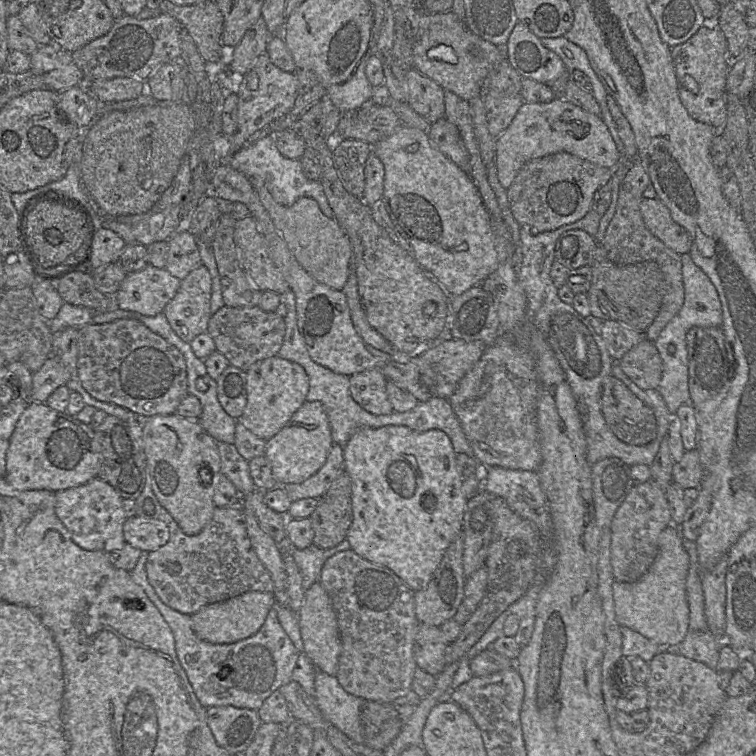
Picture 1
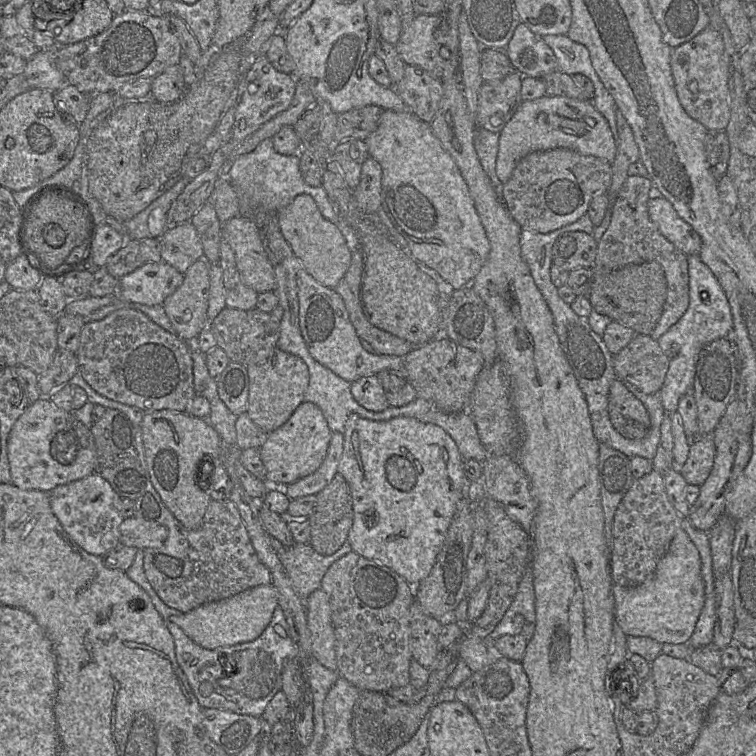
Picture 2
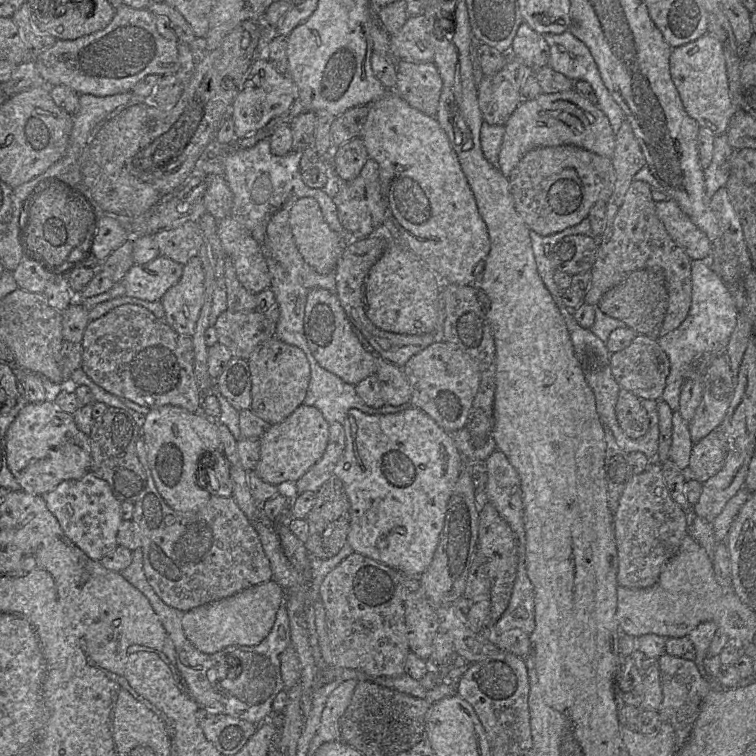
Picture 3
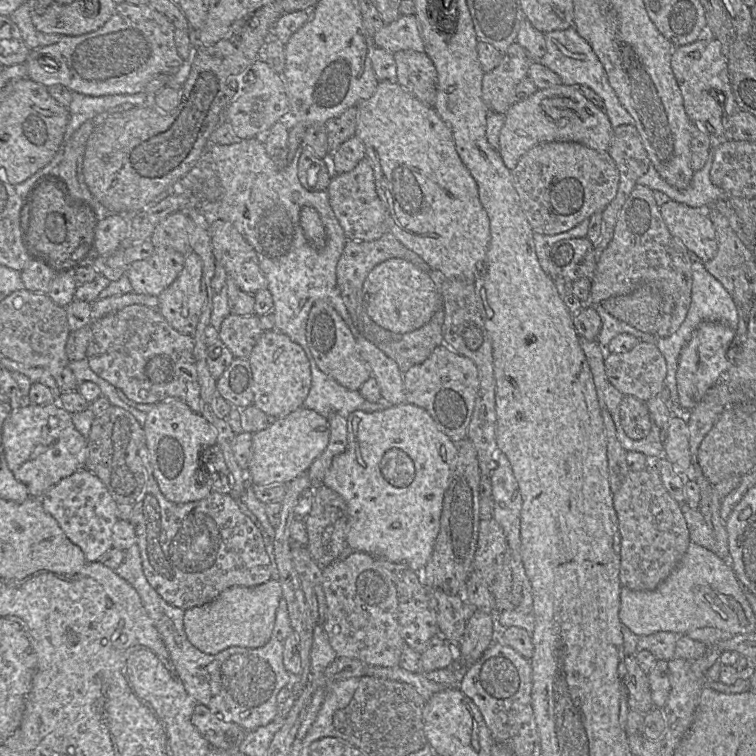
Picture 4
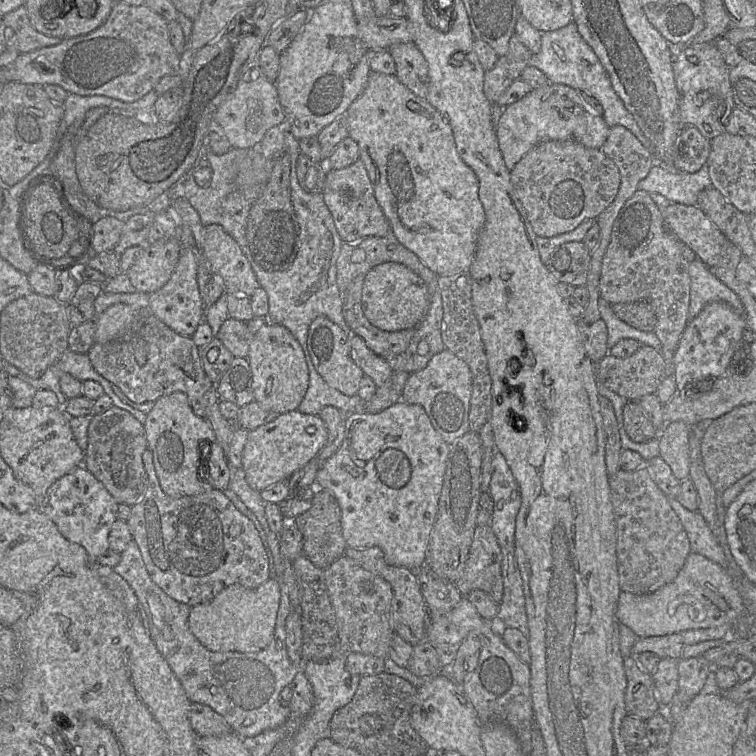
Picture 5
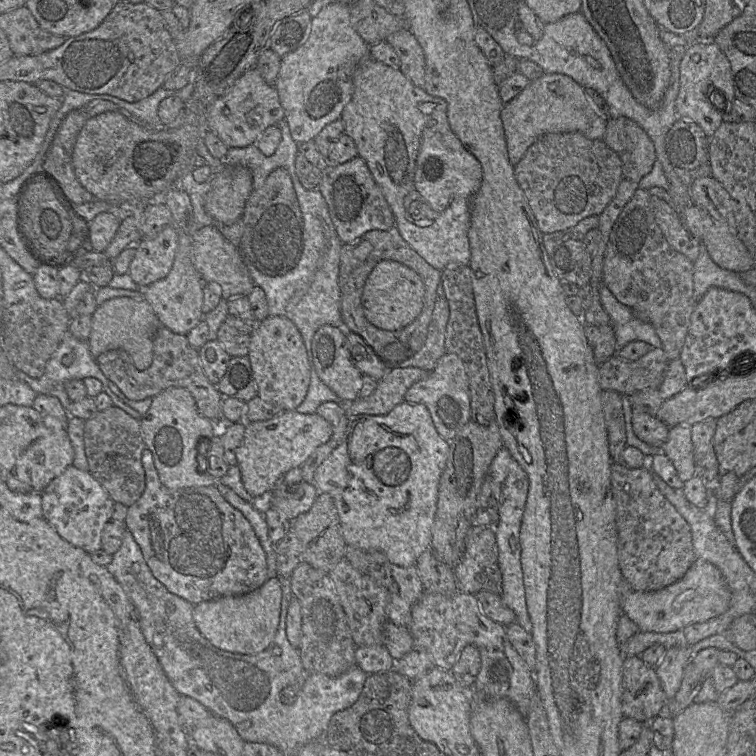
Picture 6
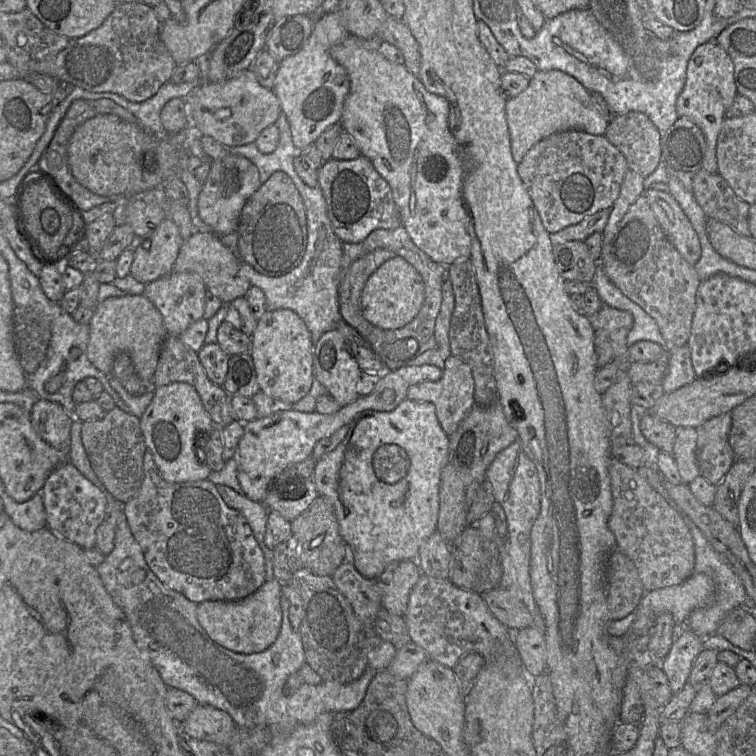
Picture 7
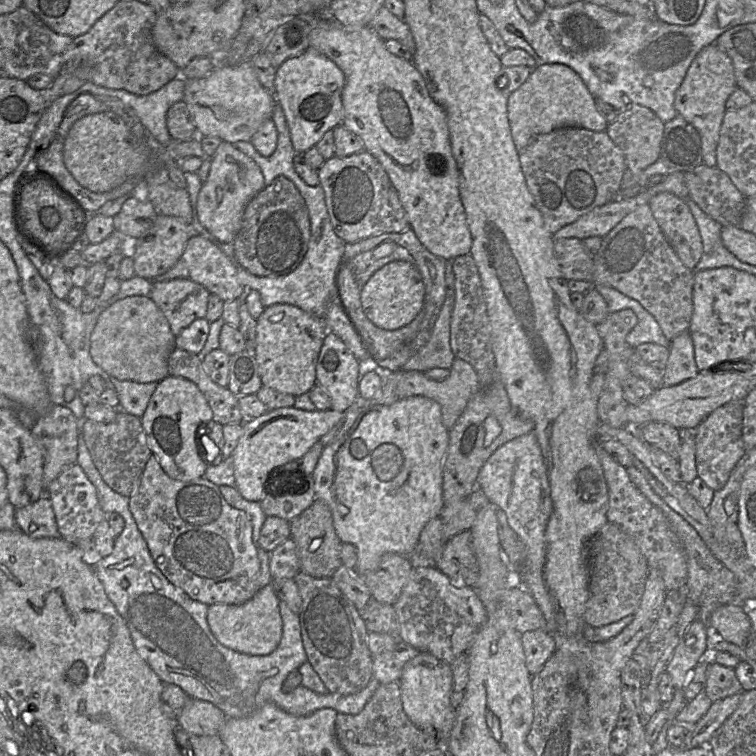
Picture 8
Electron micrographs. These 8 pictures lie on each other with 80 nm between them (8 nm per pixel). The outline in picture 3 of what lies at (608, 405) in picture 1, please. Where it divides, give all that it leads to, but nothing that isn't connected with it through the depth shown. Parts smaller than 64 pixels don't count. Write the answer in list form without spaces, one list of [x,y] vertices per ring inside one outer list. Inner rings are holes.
[[[621,389],[615,406],[616,417],[621,429],[631,439],[643,437],[650,424],[649,415],[639,398]]]

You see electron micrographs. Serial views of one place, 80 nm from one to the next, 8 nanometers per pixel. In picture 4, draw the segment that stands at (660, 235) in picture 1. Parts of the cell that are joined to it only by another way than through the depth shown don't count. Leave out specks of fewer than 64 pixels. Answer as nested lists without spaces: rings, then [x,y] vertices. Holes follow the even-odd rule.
[[[670,199],[659,210],[671,235],[689,252],[702,262],[715,257],[718,250],[717,235],[705,208],[693,208]]]

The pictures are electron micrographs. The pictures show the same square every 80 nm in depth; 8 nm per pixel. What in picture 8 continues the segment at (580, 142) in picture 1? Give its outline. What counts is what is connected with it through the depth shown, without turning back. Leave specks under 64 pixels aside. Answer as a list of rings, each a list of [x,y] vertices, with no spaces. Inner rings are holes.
[[[560,63],[536,65],[527,80],[508,96],[507,112],[512,139],[519,153],[534,137],[555,129],[576,127],[602,132],[608,126],[582,78],[572,68]]]

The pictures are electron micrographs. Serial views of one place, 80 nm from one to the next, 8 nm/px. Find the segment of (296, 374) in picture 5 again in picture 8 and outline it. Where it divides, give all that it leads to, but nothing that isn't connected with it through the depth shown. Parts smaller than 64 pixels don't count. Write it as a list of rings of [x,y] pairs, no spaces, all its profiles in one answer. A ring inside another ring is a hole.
[[[278,303],[264,308],[257,319],[254,351],[263,386],[294,397],[308,393],[316,385],[316,363],[327,332],[324,317],[316,317],[294,305]]]

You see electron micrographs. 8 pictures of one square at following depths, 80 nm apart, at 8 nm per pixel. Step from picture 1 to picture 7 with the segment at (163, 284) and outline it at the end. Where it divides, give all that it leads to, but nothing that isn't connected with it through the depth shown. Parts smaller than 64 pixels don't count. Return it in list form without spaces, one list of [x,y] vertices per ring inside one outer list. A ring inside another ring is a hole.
[[[164,218],[151,235],[134,244],[130,275],[145,285],[169,275],[183,242],[177,225]]]

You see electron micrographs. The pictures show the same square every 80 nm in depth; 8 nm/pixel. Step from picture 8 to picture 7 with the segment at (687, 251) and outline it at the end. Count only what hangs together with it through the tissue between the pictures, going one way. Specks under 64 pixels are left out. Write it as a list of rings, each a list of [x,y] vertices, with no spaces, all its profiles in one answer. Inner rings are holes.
[[[649,188],[645,195],[666,238],[692,266],[701,257],[698,234],[669,192]]]

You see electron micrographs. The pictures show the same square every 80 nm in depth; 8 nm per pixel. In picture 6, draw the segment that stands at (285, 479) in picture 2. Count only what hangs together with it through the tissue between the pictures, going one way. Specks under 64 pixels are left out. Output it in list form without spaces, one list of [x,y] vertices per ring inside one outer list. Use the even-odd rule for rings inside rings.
[[[291,410],[269,420],[246,422],[242,443],[236,449],[244,488],[255,500],[264,501],[285,473],[301,467],[318,446],[329,441],[331,435],[330,423],[318,413],[303,414]]]

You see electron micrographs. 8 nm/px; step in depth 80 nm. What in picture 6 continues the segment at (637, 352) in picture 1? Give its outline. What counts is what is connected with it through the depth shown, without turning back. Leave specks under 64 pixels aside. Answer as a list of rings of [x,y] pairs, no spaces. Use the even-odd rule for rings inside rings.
[[[652,348],[634,361],[615,355],[598,366],[598,383],[601,390],[613,390],[623,396],[645,389],[658,389],[669,362],[660,348]]]

